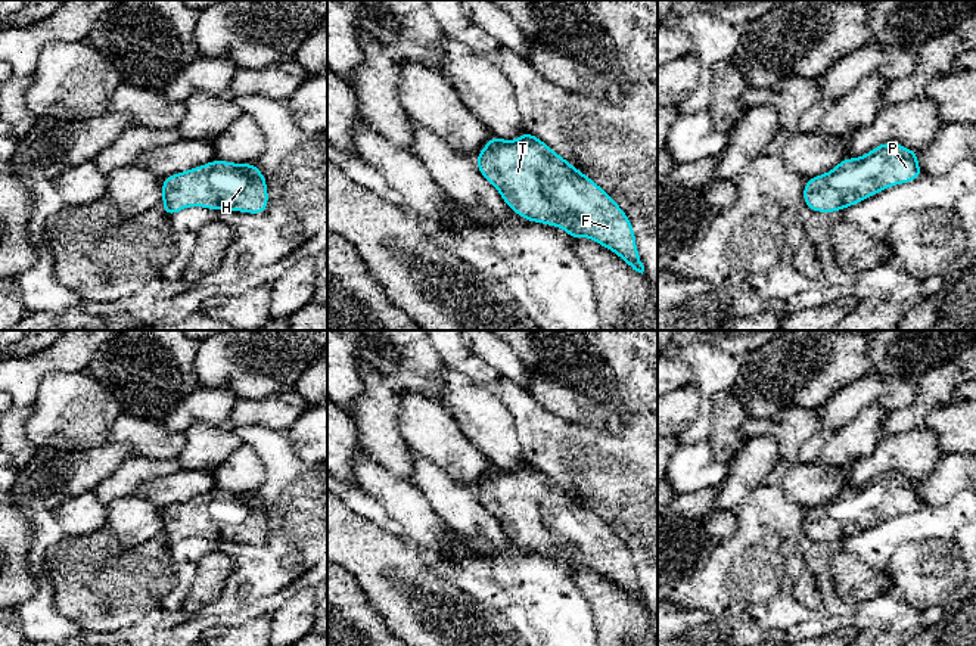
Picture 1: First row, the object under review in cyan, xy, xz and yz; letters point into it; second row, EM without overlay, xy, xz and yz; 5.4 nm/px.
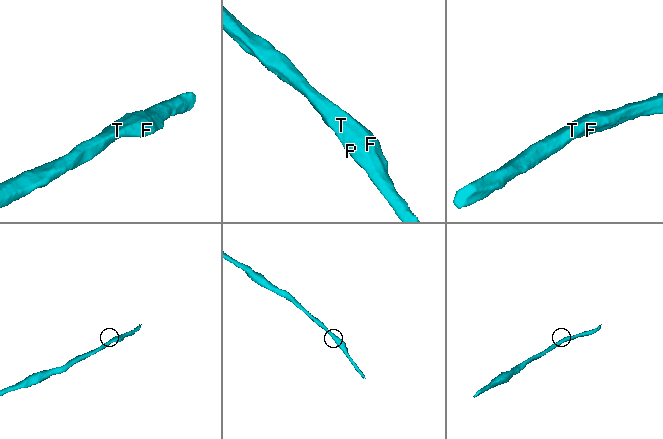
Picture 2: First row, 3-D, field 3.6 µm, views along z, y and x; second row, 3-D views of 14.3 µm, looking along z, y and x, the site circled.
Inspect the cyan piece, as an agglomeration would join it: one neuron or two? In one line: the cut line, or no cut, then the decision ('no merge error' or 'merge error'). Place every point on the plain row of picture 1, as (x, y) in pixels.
no cut | no merge error

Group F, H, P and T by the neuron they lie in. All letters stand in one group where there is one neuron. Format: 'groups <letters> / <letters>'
groups F H P T

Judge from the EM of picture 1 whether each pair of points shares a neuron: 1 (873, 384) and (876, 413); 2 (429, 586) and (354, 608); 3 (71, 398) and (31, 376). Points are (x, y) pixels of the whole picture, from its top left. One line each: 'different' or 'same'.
1: different
2: different
3: different

